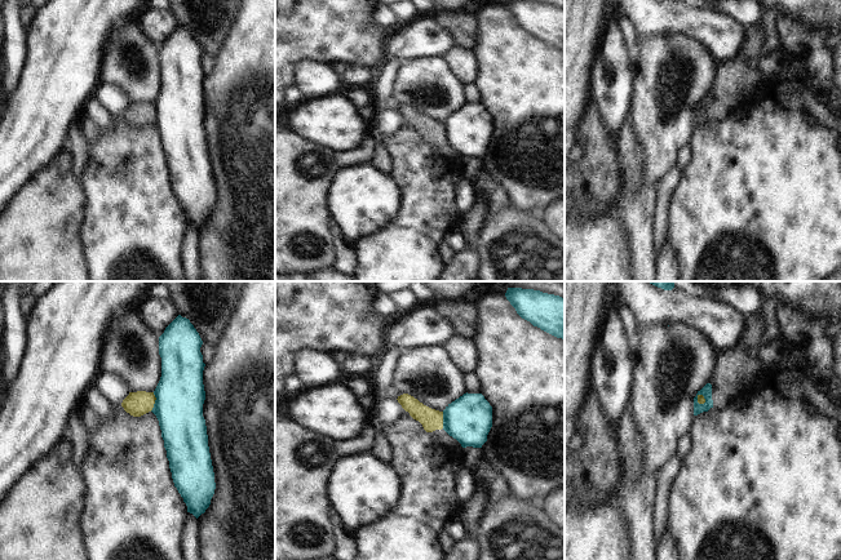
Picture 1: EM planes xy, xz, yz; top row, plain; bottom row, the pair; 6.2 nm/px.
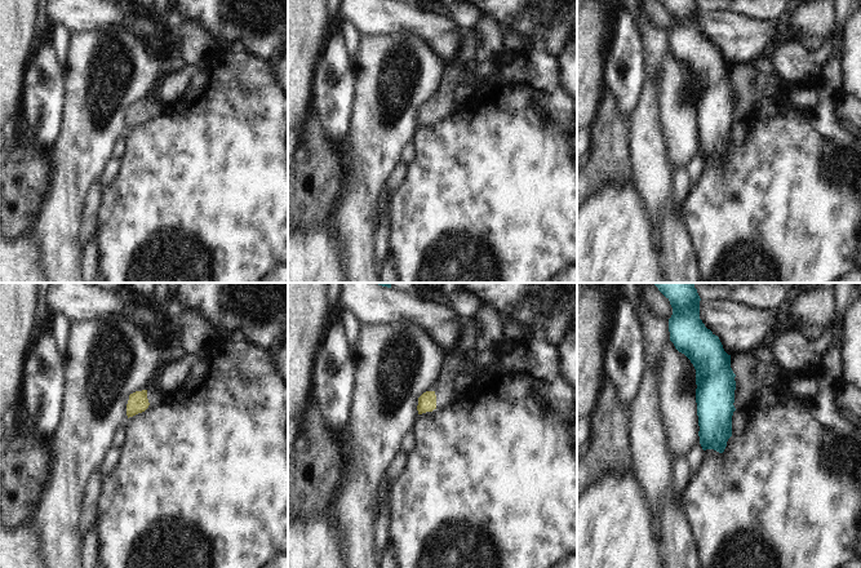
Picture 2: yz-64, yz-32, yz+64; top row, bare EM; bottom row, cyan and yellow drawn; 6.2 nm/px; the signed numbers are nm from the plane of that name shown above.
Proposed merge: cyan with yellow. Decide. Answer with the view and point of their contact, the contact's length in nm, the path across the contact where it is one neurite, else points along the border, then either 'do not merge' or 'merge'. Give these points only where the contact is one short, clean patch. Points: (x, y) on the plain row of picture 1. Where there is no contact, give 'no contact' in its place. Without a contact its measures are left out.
contact xy (155, 112); length 120 nm; border xy (154, 103), (155, 112), (150, 121); do not merge

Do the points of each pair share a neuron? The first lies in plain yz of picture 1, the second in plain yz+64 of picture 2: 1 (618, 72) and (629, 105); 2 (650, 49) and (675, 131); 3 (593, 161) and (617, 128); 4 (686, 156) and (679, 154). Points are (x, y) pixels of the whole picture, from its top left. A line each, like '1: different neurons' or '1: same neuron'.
1: same neuron
2: same neuron
3: same neuron
4: different neurons

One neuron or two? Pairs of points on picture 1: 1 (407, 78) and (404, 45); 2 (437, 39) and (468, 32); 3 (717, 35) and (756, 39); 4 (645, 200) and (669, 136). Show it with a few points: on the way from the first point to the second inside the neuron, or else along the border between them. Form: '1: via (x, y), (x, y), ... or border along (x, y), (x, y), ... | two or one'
1: border along (436, 57), (415, 57), (402, 61) | two
2: border along (426, 18), (445, 29), (456, 44) | two
3: border along (748, 27), (742, 49), (733, 60), (726, 62) | two
4: via (649, 185), (662, 151) | one

